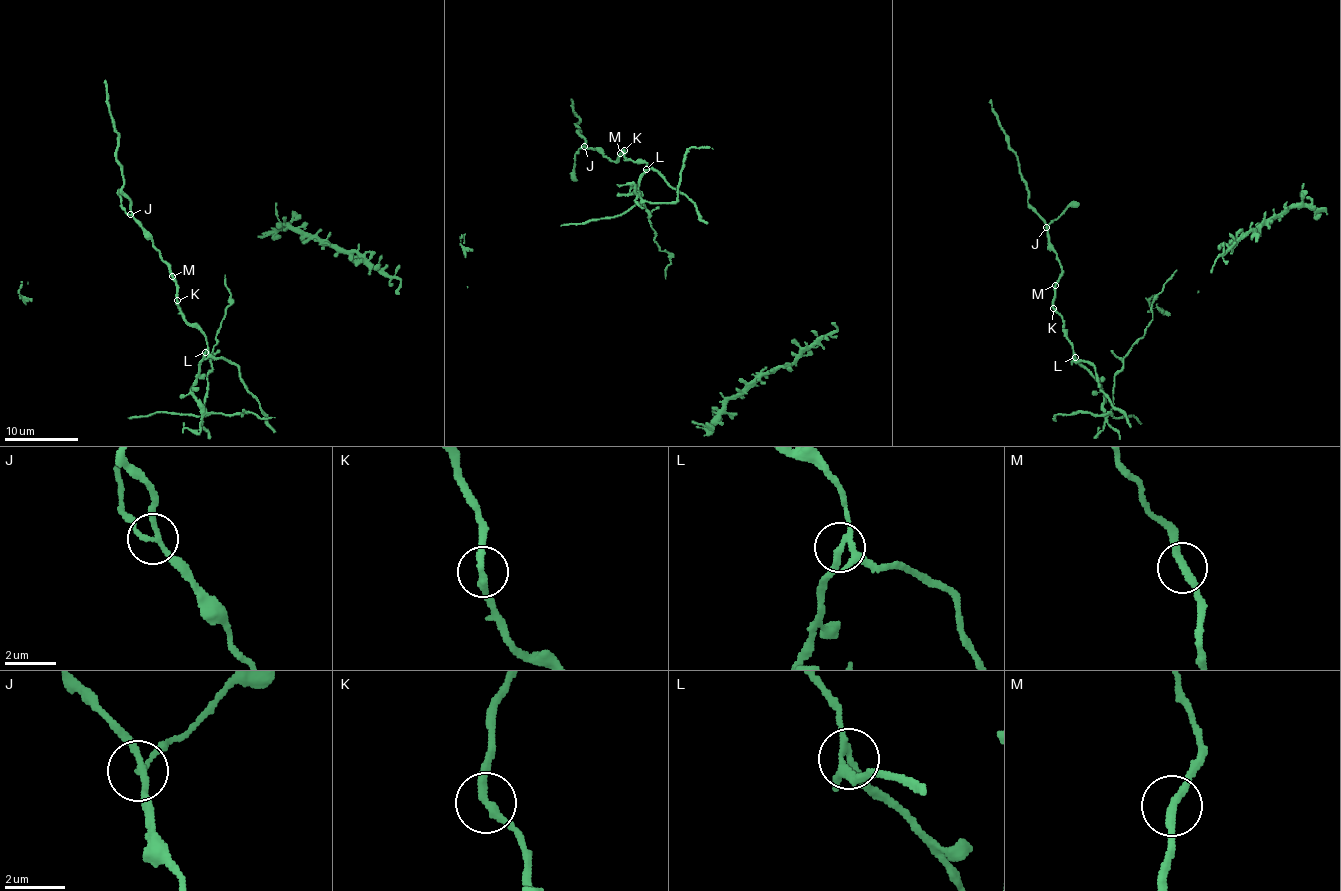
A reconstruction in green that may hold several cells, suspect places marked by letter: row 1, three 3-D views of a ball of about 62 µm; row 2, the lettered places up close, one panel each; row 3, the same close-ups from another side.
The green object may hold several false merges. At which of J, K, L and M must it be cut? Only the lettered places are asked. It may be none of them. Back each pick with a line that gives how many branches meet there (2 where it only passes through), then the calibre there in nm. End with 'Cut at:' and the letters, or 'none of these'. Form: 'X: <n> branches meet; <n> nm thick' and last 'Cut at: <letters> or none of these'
J: 3 branches meet; 190 nm thick
L: 3 branches meet; 190 nm thick
Cut at: J, L

